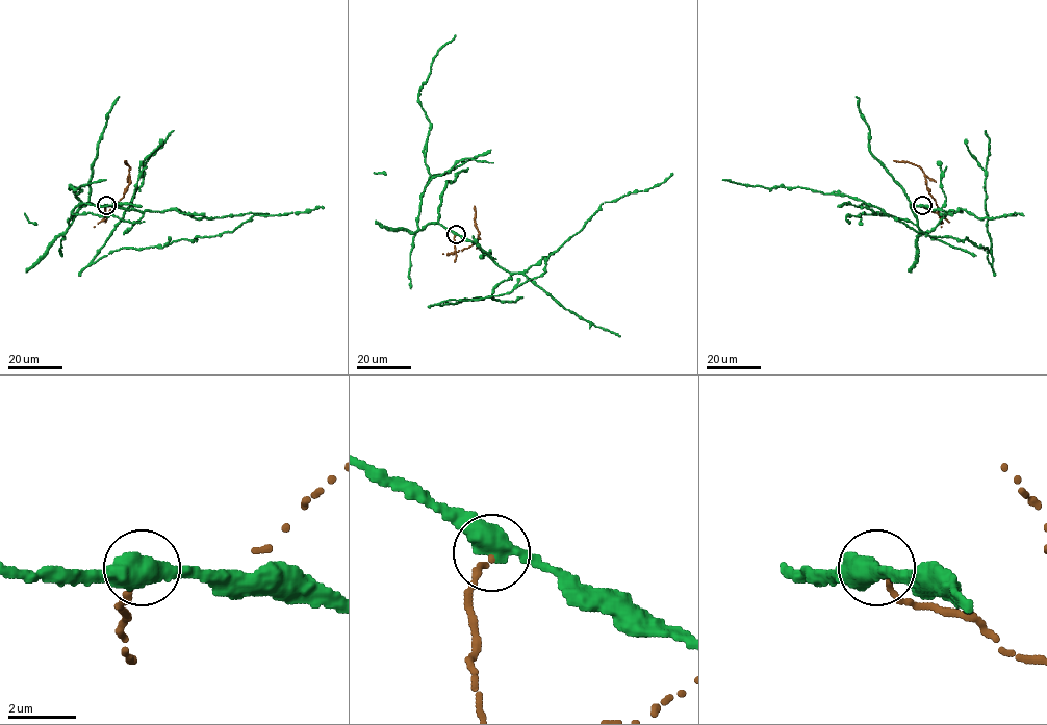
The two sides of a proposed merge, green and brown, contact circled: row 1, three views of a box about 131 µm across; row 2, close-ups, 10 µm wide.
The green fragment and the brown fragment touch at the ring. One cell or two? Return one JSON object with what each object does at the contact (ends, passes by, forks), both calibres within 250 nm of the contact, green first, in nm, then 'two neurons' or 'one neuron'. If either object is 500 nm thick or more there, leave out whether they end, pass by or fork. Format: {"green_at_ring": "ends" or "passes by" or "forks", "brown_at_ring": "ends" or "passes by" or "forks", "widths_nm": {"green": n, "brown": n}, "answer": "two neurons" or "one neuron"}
{"green_at_ring": "passes by", "brown_at_ring": "ends", "widths_nm": {"green": 480, "brown": 150}, "answer": "two neurons"}

